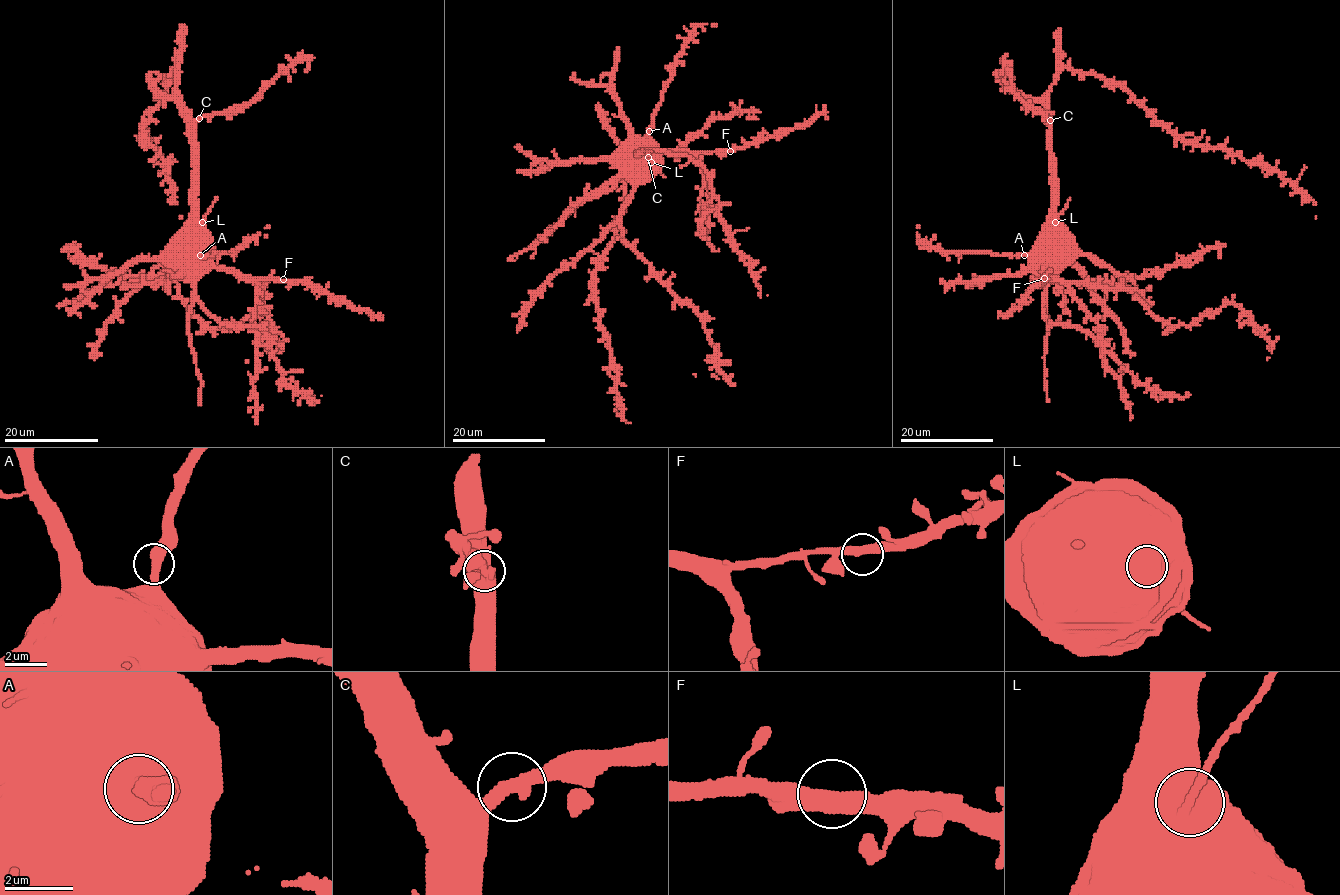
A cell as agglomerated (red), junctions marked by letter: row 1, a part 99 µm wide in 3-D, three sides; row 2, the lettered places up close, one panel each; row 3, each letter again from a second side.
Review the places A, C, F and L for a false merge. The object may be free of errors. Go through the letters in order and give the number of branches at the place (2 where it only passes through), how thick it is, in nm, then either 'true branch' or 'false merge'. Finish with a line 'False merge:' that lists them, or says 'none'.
A: 2 | 440 nm | true branch
C: 2 | 380 nm | true branch
F: 2 | 460 nm | true branch
L: 2 | 420 nm | true branch
False merge: none

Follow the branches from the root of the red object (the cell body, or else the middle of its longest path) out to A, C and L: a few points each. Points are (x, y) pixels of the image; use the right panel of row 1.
A: (1040, 244), (1024, 255)
C: (1040, 244), (1038, 239), (1051, 207), (1050, 120)
L: (1040, 244), (1039, 237), (1055, 222)

